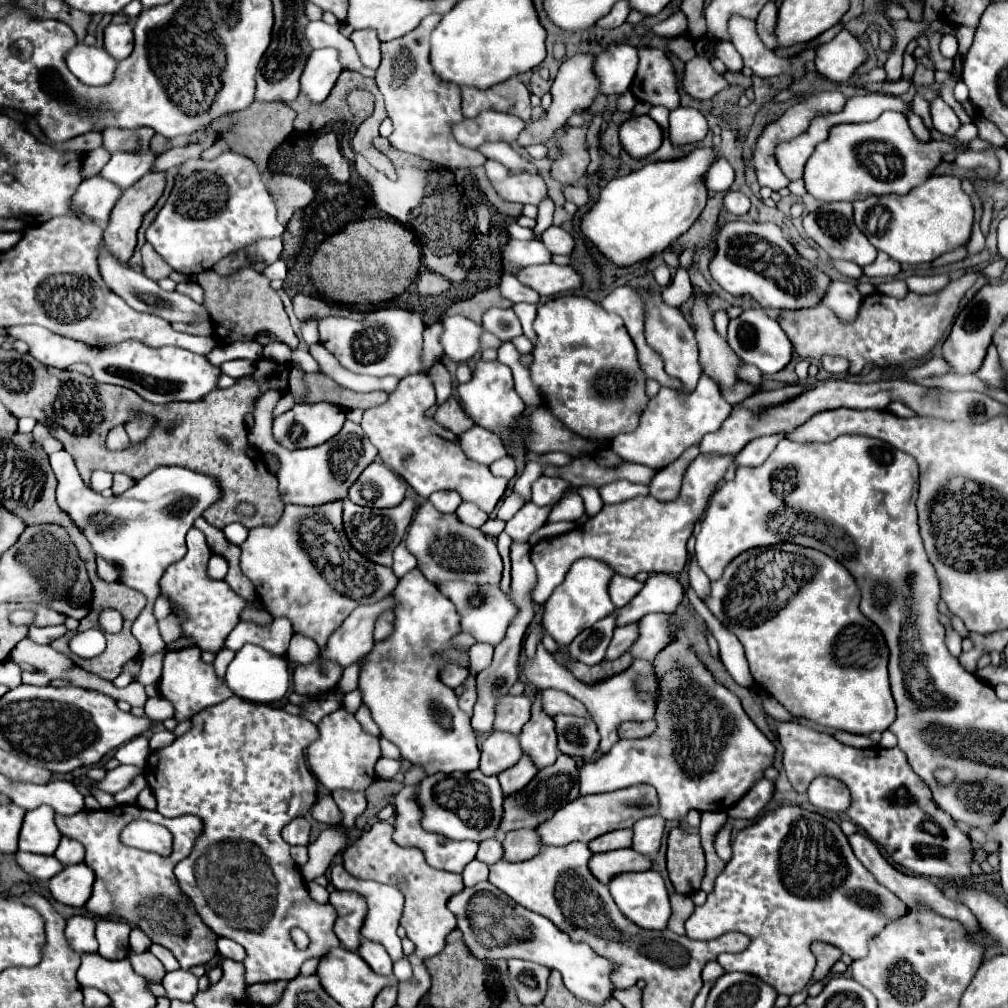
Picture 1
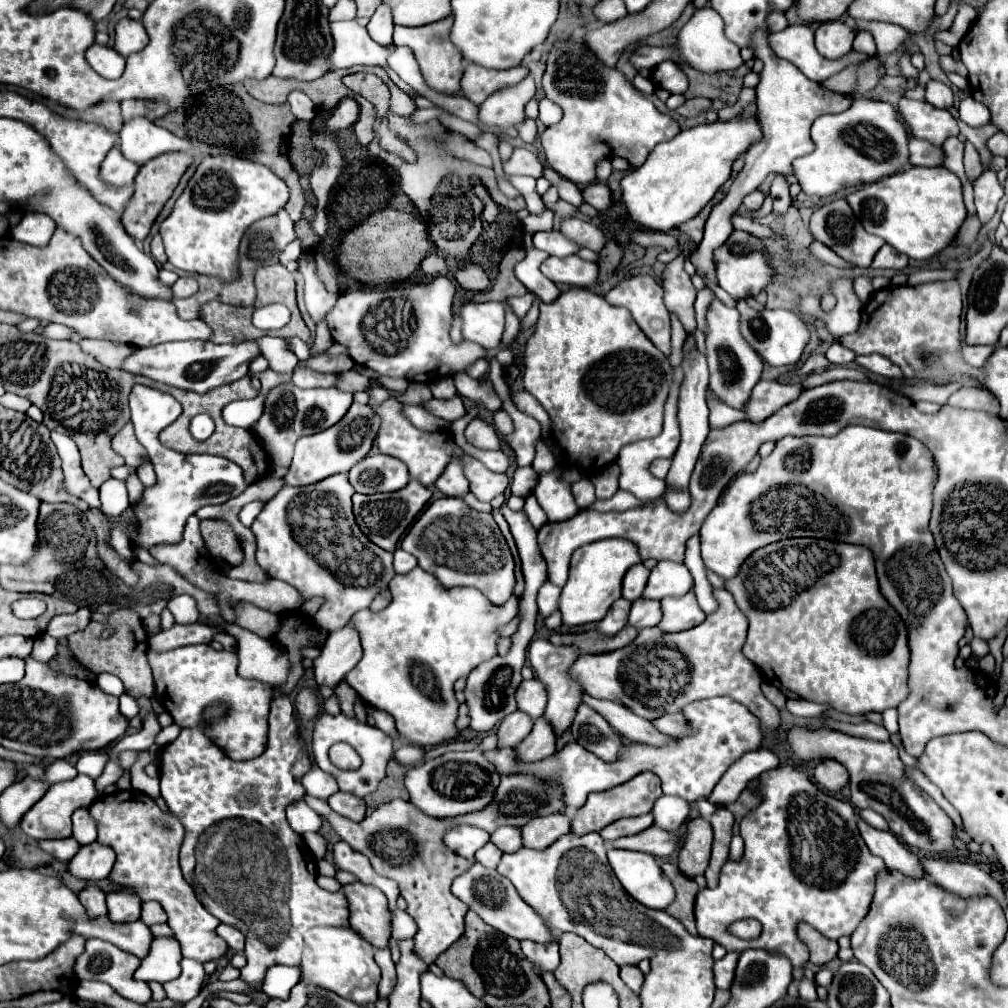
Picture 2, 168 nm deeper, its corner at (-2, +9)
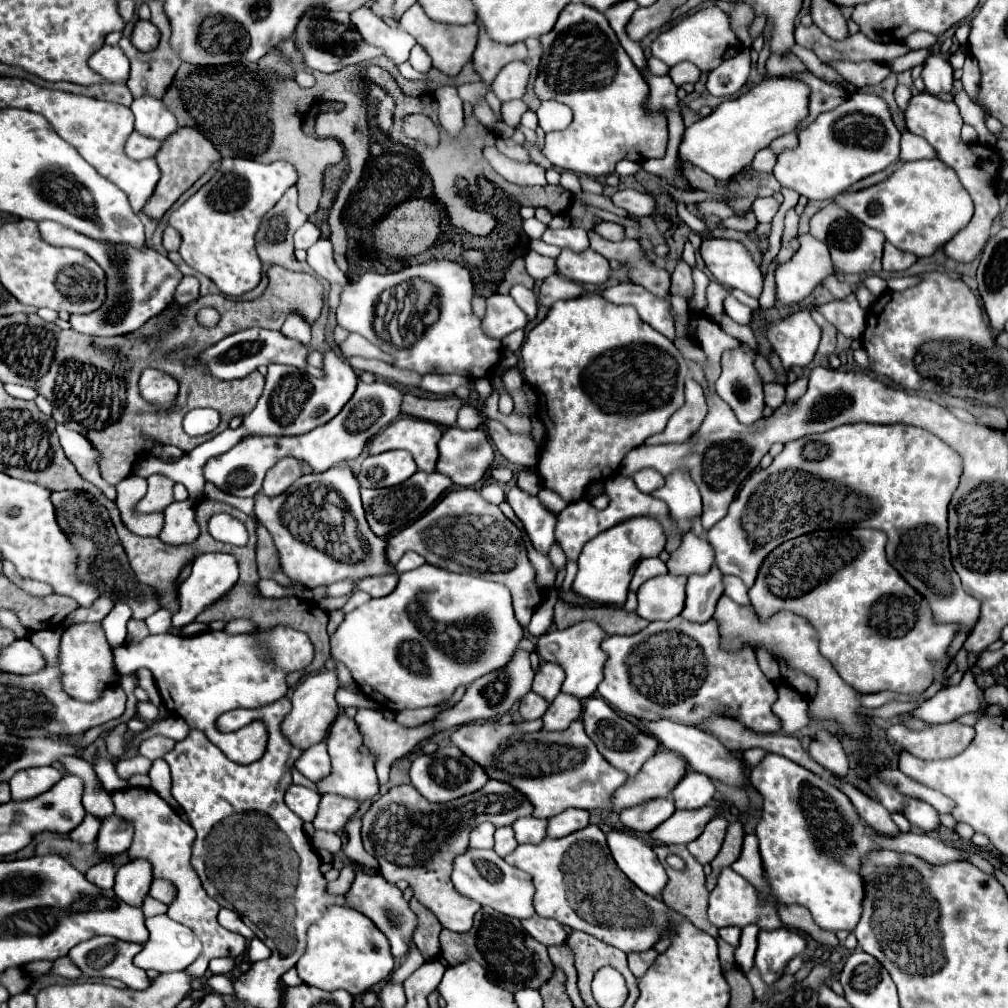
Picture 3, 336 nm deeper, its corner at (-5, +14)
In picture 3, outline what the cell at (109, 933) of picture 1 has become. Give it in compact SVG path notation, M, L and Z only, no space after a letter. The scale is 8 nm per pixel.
M129 861L127 865L117 869L113 891L127 905L141 907L149 893L151 881L153 881L153 877L151 877L149 861Z

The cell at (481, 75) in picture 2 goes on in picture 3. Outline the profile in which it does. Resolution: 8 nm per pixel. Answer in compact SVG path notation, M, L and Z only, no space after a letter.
M483 31L479 33L479 43L473 53L473 67L485 85L491 85L497 73L511 61L529 61L525 43L499 45L487 39Z

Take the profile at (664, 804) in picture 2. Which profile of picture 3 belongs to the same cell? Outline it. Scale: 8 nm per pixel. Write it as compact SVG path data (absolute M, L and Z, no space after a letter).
M689 771L671 791L671 797L675 809L699 809L713 799L713 793L715 787L709 777L705 777L703 773Z

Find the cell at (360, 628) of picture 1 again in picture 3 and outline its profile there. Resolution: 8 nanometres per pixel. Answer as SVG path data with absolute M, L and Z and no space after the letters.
M325 669L321 675L307 675L305 681L301 681L295 691L293 691L293 709L291 713L285 717L283 721L283 731L285 731L285 737L289 737L291 745L295 747L301 747L301 749L307 749L319 741L323 741L327 737L327 729L331 727L331 723L335 721L337 717L337 703L335 703L335 691L339 687L339 681L337 681L337 671L335 669Z

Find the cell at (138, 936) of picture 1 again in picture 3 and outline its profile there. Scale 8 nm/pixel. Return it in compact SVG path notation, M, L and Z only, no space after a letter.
M155 879L153 885L151 885L149 895L153 899L165 903L165 905L171 905L173 903L173 897L175 897L175 887L169 881L165 881L165 879Z

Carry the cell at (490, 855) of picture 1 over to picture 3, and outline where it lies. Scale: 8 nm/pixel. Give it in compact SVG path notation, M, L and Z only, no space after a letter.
M521 817L511 825L517 843L539 843L545 839L545 819Z

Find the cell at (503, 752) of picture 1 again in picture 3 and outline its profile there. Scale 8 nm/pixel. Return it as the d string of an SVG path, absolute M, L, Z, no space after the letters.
M527 693L521 703L519 703L519 715L523 721L533 721L543 717L543 713L547 711L547 703L543 697L539 697L537 693Z

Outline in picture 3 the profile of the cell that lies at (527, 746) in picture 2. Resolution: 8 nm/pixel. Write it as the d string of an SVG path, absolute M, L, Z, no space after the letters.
M559 693L559 697L555 697L555 701L545 711L541 729L561 731L561 729L567 729L579 717L581 717L581 701L571 695Z

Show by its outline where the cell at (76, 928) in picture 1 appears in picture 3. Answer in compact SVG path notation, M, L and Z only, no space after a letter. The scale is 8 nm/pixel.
M101 861L97 865L93 865L87 873L85 873L87 881L97 885L99 889L111 889L113 887L113 877L115 877L115 867L109 861Z

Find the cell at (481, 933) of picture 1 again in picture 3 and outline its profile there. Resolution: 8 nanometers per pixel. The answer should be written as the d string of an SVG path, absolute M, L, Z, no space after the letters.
M467 849L463 855L459 855L455 859L455 869L453 869L451 881L461 895L465 895L473 901L479 901L481 905L487 905L507 917L529 919L535 915L535 909L533 909L535 887L531 883L531 877L527 873L523 873L521 869L507 865L491 849Z

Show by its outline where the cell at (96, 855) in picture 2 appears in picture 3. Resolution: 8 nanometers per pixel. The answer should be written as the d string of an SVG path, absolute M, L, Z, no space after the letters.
M111 815L101 823L101 833L95 841L97 853L101 857L115 857L129 849L133 839L133 829L123 819Z

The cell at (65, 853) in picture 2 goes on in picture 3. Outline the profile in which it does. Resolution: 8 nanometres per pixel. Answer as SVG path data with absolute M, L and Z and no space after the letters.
M87 815L79 827L75 827L71 833L67 833L67 837L75 843L81 843L81 845L93 843L97 839L99 827L101 827L101 823L93 815Z

